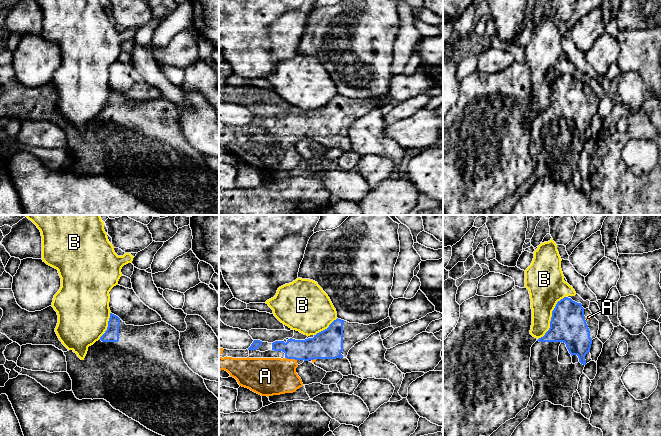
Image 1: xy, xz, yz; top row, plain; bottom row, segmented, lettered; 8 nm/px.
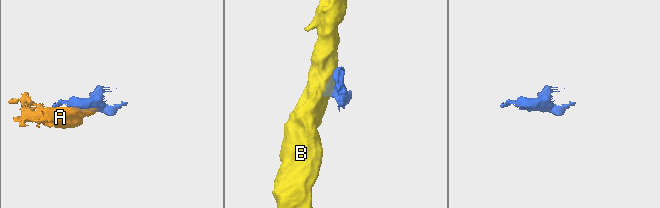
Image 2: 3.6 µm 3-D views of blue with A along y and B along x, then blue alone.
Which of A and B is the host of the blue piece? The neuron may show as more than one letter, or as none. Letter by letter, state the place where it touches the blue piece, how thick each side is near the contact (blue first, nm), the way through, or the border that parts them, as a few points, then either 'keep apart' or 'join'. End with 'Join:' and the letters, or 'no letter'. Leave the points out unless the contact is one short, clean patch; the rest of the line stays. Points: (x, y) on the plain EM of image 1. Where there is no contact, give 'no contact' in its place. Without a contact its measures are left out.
A: xz (291, 134) | 190/300 nm | join
B: yz (551, 94) | 280/280 nm | keep apart
Join: A

